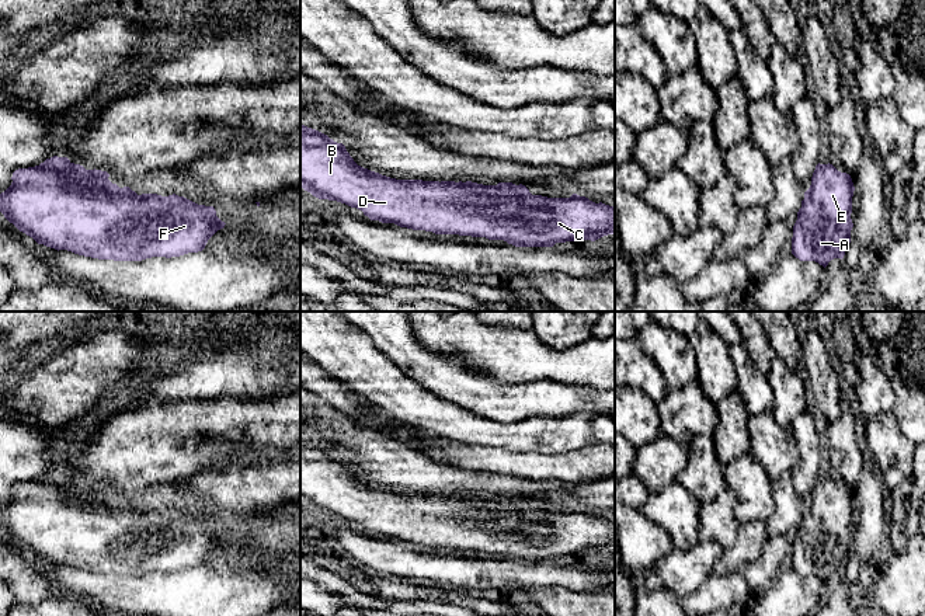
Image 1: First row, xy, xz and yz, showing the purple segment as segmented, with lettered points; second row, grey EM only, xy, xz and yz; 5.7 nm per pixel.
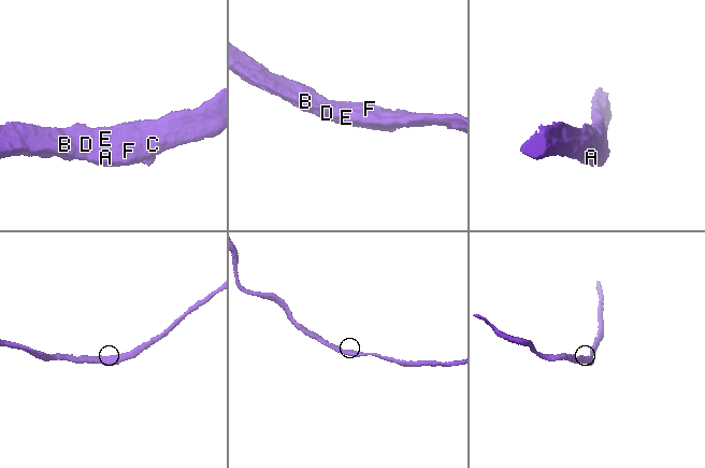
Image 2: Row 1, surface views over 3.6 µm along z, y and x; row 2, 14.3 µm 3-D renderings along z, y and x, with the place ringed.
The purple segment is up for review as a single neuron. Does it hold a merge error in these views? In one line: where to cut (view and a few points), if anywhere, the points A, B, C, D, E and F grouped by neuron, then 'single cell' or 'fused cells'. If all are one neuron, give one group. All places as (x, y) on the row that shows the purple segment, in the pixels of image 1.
cut none; groups A B C D E F; single cell

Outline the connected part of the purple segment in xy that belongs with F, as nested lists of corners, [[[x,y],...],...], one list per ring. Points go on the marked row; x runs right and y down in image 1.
[[[53,156],[39,166],[13,173],[11,185],[0,194],[0,212],[38,244],[114,261],[198,253],[226,225],[213,206],[198,205],[175,194],[138,195],[129,187],[112,184],[108,177],[107,171],[86,170],[67,157]]]

